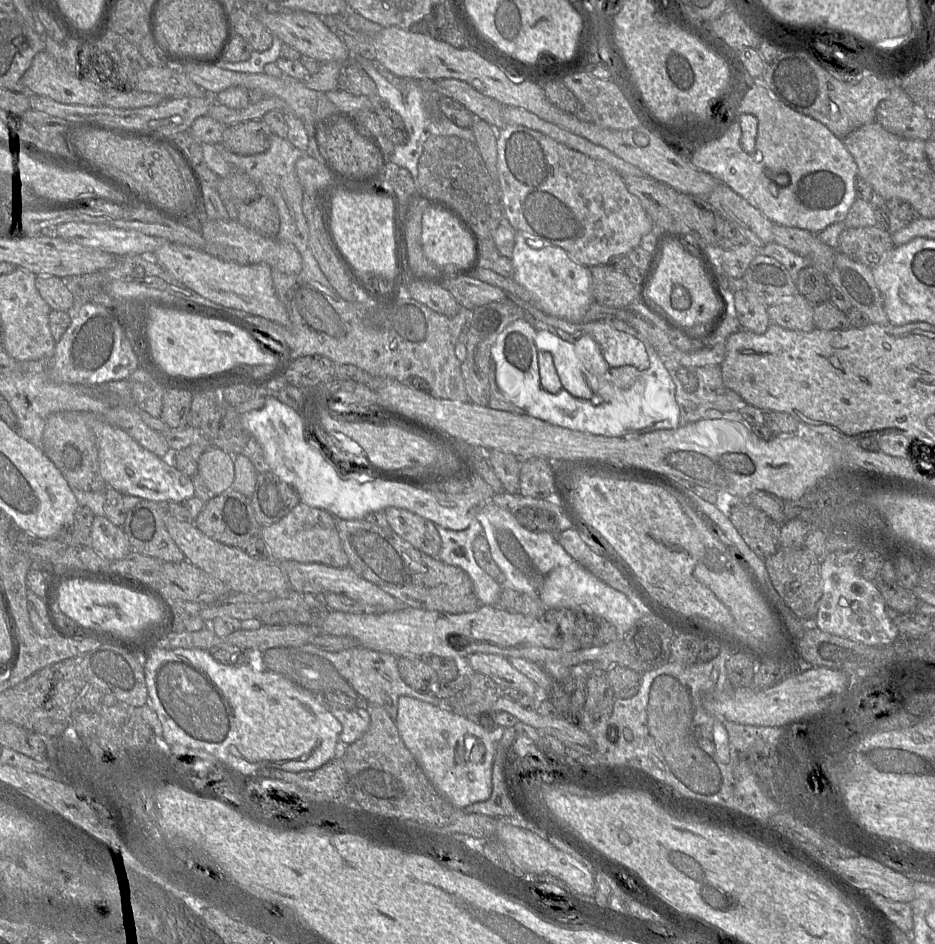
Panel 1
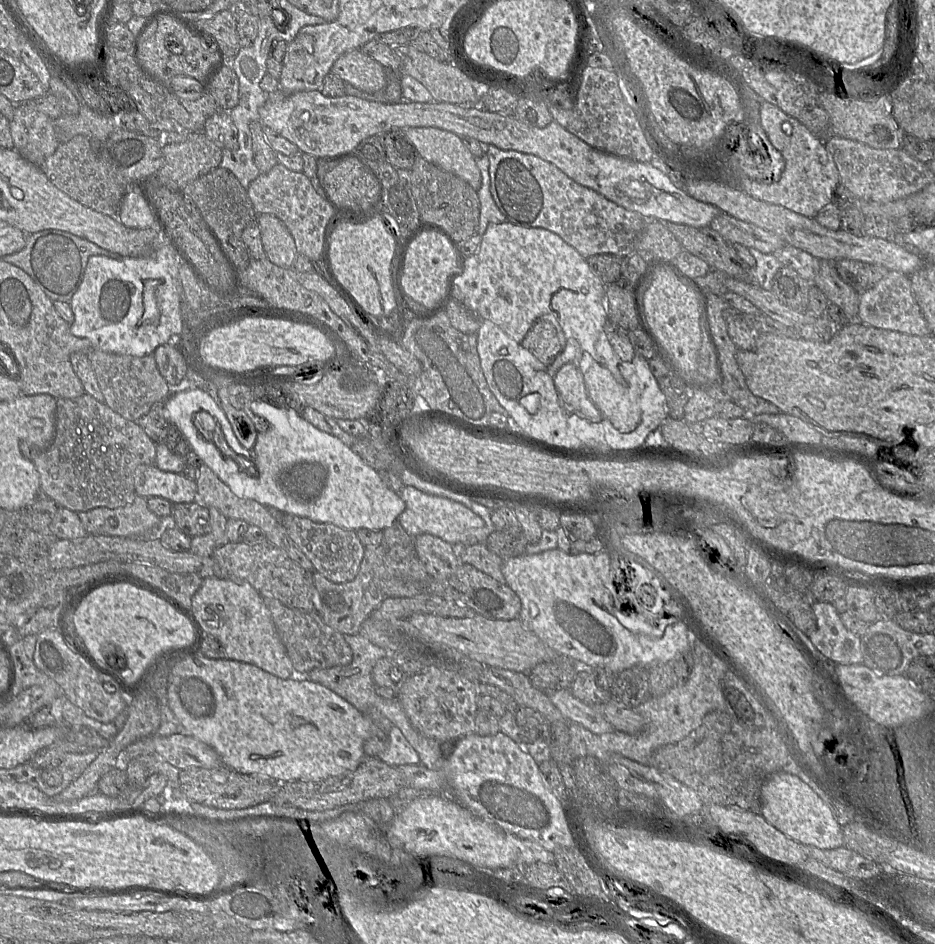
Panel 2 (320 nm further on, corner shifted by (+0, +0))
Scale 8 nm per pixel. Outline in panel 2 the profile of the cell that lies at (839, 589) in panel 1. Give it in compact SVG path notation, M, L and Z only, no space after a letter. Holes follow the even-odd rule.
M814 601L816 630L809 636L814 646L834 664L863 664L861 638L843 624L833 603Z

